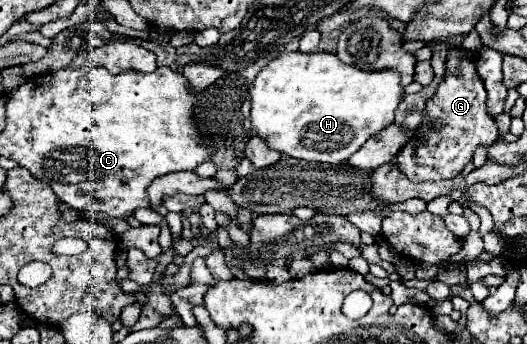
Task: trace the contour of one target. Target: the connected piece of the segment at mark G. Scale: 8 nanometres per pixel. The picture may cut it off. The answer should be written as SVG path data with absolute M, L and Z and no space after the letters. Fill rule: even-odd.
M450 50L446 60L446 76L438 84L436 94L426 100L422 124L416 128L416 140L408 142L396 156L396 164L414 182L444 180L454 178L472 160L478 146L490 148L498 140L496 120L488 114L486 88L476 74L474 62L462 50ZM440 118L444 122L442 130L432 130L430 122Z

